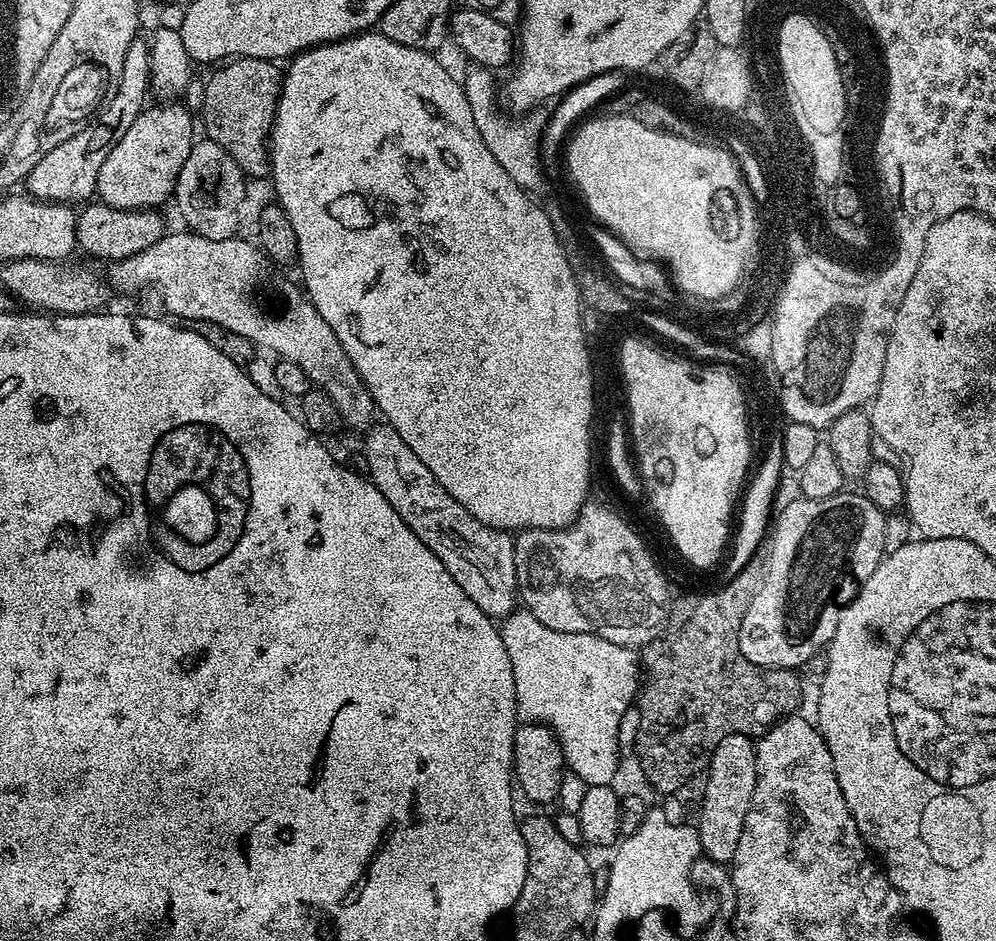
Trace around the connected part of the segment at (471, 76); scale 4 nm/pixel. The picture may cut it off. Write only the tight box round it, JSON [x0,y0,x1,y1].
[463,68,542,190]

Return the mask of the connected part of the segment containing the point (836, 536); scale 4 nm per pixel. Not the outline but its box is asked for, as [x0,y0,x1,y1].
[740,490,886,669]

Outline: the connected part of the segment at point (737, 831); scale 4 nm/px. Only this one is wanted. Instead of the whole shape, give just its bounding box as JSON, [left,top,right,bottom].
[698,734,756,865]

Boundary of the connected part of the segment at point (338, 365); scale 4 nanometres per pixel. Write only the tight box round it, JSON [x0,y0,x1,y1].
[106,230,378,426]

